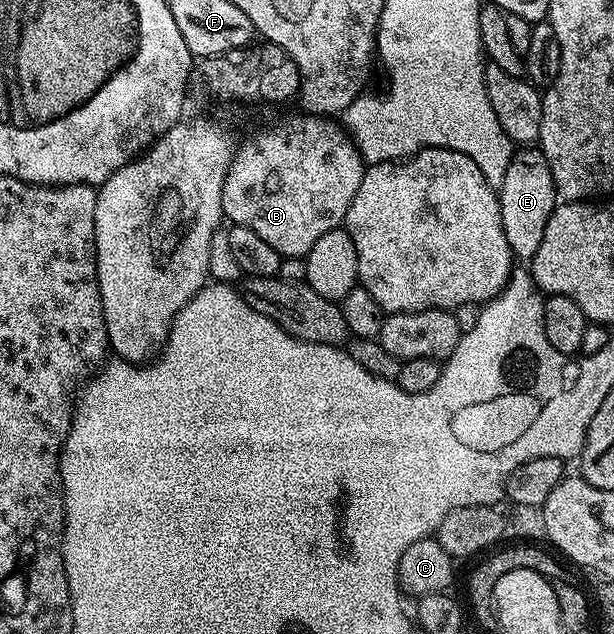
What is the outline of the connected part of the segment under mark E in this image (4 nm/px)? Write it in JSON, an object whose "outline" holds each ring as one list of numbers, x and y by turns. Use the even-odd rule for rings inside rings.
{"outline":[[520,147,512,154,510,167,506,167,506,179,498,186,500,210,502,211,502,231,506,231,506,243,510,243,513,258,531,259,542,247,542,235,550,215,558,204,554,179,544,154,536,147]]}

